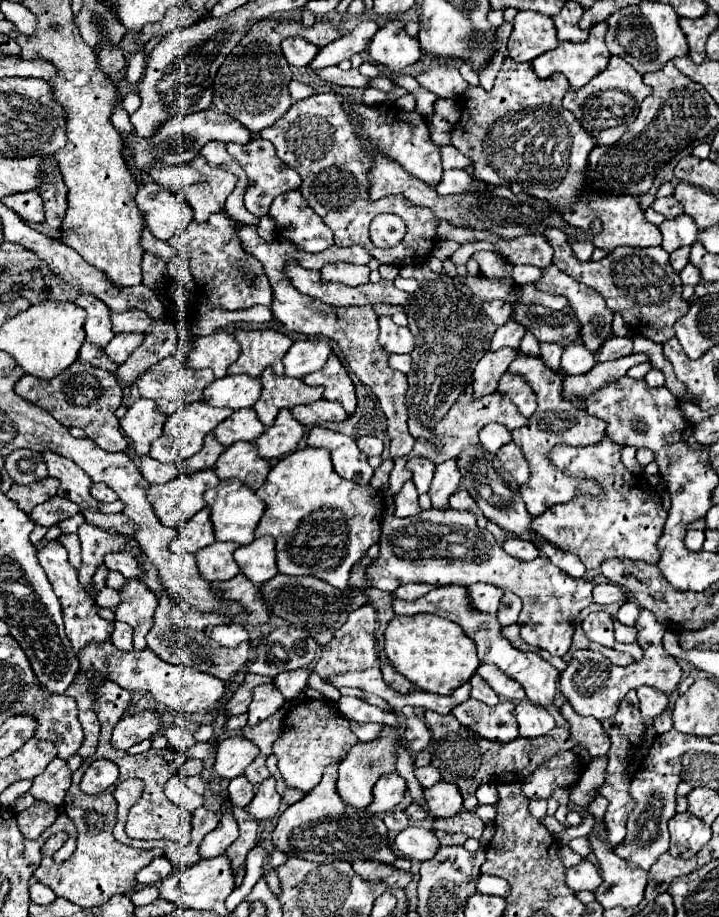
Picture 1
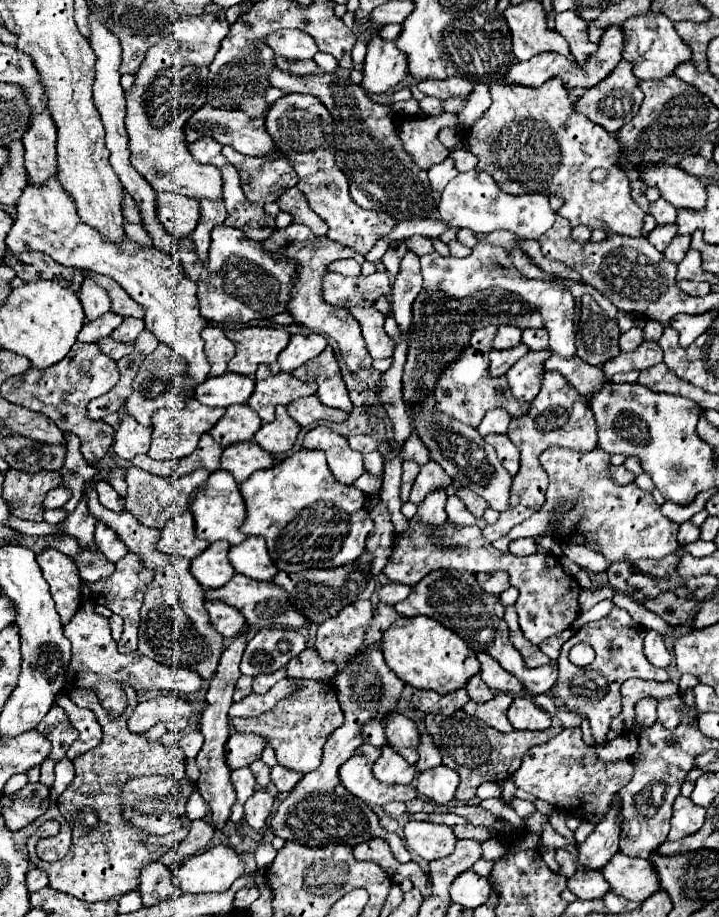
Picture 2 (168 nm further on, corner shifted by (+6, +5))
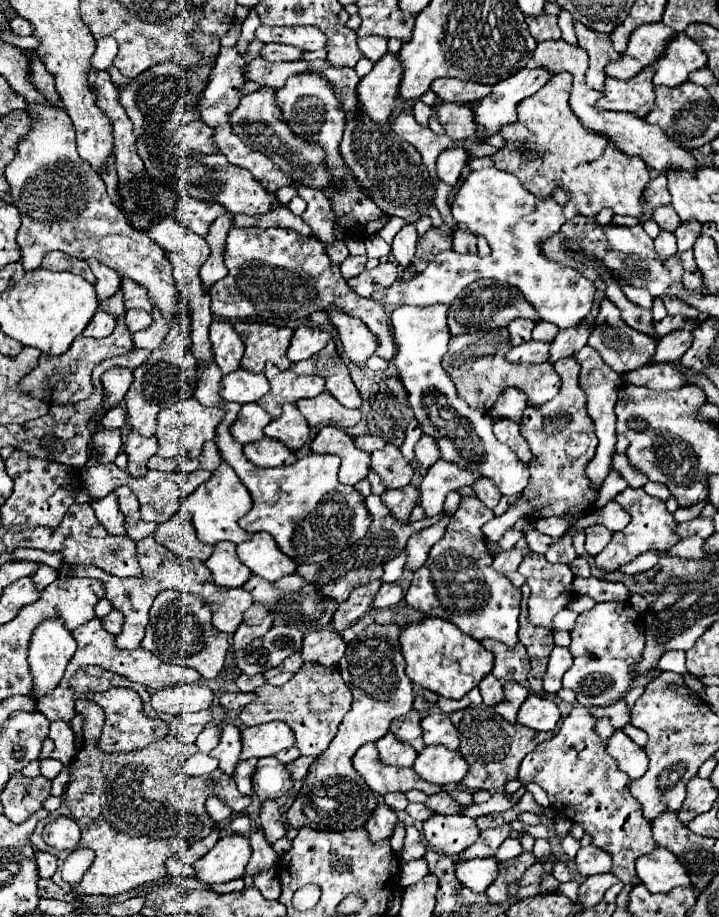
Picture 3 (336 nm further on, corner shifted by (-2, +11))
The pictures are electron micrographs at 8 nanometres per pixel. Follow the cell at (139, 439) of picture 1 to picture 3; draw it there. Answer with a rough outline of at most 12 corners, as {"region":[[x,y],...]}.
{"region":[[136,429],[126,435],[128,473],[140,477],[158,451],[154,437],[140,437]]}

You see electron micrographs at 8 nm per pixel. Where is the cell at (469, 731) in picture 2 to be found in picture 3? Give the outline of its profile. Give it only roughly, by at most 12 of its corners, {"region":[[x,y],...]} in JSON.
{"region":[[492,707],[450,713],[468,761],[462,785],[496,791],[554,733]]}

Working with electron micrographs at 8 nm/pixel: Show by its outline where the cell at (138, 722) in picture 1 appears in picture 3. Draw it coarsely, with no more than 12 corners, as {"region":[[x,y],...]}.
{"region":[[174,685],[152,695],[156,713],[180,715],[212,705],[204,685]]}

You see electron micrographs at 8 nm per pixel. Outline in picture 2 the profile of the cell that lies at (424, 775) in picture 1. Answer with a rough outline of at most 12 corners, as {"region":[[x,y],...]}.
{"region":[[428,733],[420,735],[418,771],[438,767],[442,755]]}

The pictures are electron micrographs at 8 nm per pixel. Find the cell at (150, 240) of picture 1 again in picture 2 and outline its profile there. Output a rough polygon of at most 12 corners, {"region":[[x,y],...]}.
{"region":[[124,193],[122,213],[130,223],[142,223],[134,199]]}

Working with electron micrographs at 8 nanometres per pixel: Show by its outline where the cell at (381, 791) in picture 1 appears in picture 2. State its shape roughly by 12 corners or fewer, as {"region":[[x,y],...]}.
{"region":[[390,745],[374,763],[374,777],[410,785],[418,773]]}

